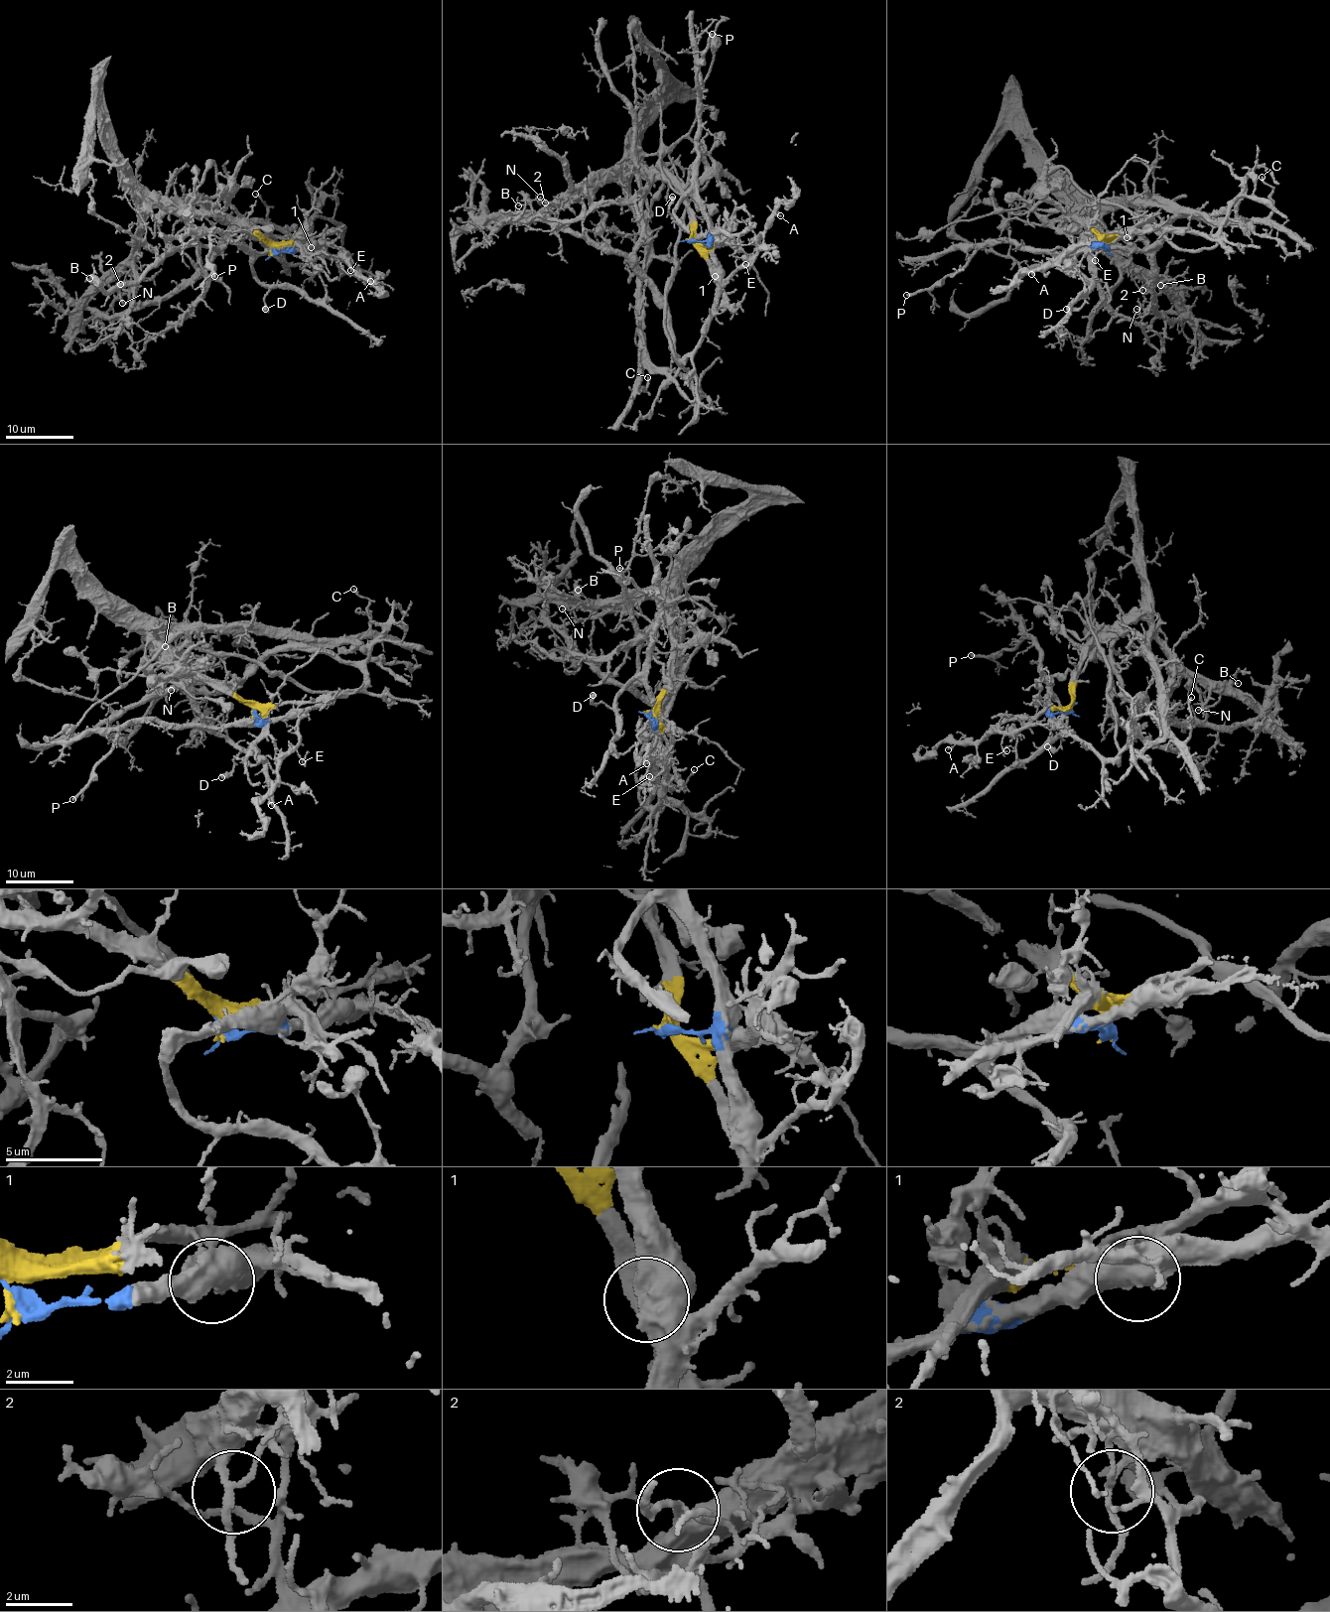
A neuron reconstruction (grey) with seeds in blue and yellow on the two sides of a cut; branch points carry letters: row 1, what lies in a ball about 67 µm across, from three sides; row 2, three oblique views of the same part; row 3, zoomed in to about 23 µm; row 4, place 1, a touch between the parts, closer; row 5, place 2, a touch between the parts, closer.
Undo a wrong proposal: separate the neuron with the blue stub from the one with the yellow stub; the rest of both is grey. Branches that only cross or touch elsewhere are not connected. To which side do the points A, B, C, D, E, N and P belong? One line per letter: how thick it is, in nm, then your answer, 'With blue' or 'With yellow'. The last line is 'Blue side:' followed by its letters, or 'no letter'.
A: Thickness 220 nm. With blue
B: Thickness 110 nm. With blue
C: Thickness 240 nm. With yellow
D: Thickness 550 nm. With blue
E: Thickness 170 nm. With blue
N: Thickness 180 nm. With yellow
P: Thickness 280 nm. With blue
Blue side: A, B, D, E, P

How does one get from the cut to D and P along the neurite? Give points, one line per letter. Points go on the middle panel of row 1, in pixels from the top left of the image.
D: (690, 239), (706, 240), (709, 235), (706, 207), (690, 196), (674, 209), (676, 220), (668, 212), (673, 197)
P: (690, 239), (706, 240), (709, 235), (709, 216), (698, 195), (699, 92), (696, 77), (712, 33)

